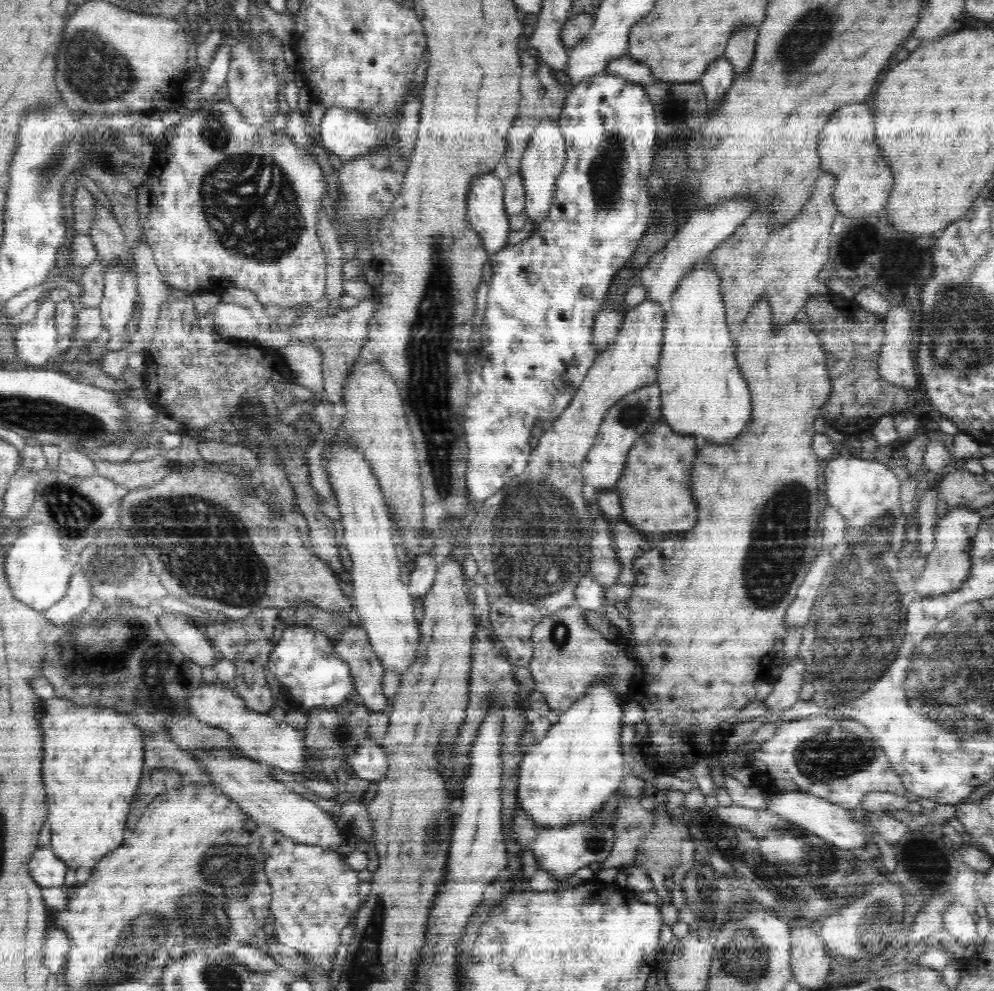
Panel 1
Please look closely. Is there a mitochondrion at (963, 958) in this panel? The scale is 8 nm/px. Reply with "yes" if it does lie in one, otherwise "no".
no

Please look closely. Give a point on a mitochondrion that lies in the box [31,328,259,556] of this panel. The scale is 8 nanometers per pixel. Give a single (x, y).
(70, 509)

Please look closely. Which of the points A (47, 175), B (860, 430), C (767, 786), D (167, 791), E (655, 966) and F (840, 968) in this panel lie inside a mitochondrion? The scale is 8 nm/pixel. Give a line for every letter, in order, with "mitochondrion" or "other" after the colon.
A: mitochondrion
B: other
C: other
D: other
E: other
F: other

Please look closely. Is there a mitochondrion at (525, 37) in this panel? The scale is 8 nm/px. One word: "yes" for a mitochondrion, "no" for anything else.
no

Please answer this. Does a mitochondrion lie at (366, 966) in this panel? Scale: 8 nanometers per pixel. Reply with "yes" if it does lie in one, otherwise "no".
yes

